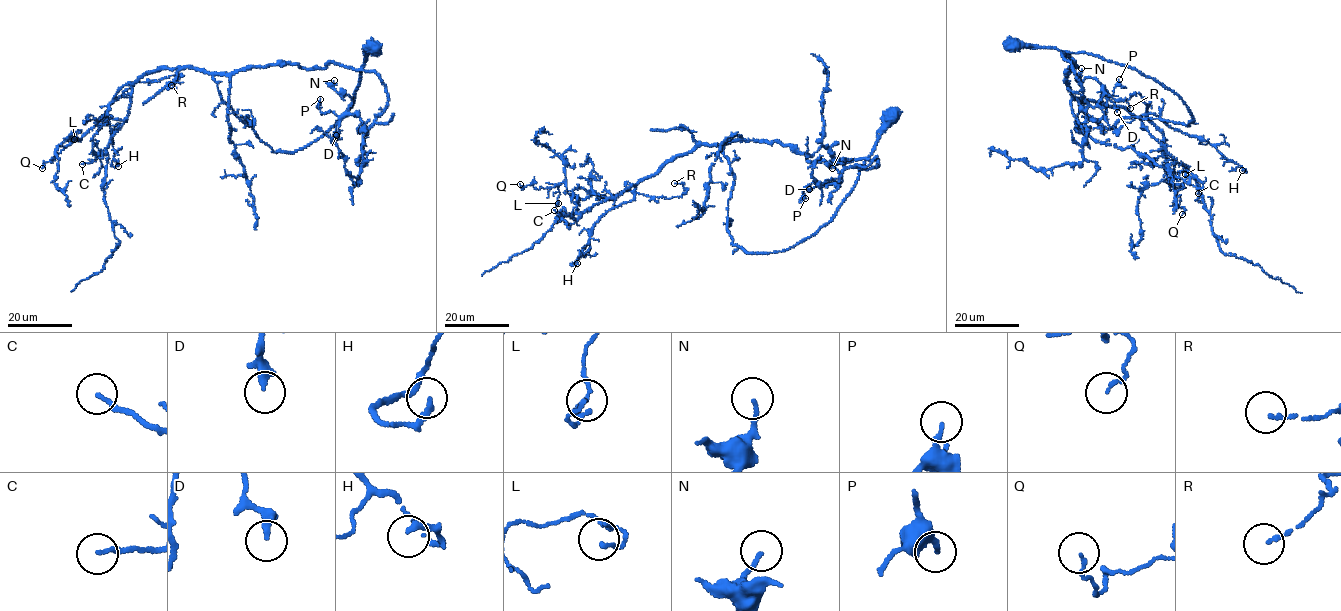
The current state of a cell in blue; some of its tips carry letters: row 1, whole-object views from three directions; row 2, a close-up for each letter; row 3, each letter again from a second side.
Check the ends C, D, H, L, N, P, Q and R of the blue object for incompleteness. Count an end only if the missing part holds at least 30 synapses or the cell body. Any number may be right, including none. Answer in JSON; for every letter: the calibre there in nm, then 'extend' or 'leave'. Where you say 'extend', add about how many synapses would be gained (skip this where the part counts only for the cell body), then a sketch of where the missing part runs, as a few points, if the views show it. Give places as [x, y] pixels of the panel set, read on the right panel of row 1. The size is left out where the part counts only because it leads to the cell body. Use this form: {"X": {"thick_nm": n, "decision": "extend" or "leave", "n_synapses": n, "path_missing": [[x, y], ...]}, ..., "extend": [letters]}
{"C": {"thick_nm": 160, "decision": "leave"}, "D": {"thick_nm": 200, "decision": "leave"}, "H": {"thick_nm": 200, "decision": "leave"}, "L": {"thick_nm": 130, "decision": "leave"}, "N": {"thick_nm": 140, "decision": "leave"}, "P": {"thick_nm": 150, "decision": "leave"}, "Q": {"thick_nm": 120, "decision": "leave"}, "R": {"thick_nm": 130, "decision": "leave"}, "extend": []}

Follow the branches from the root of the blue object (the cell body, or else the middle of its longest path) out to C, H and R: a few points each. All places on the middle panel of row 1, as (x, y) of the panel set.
C: (890, 116), (833, 219), (781, 251), (733, 244), (734, 178), (724, 142), (696, 145), (580, 213), (554, 210)
H: (890, 116), (833, 219), (792, 247), (733, 244), (724, 142), (641, 180), (595, 224), (577, 263)
R: (890, 116), (833, 219), (784, 250), (733, 244), (724, 142), (673, 157), (635, 190), (681, 196), (674, 183)

